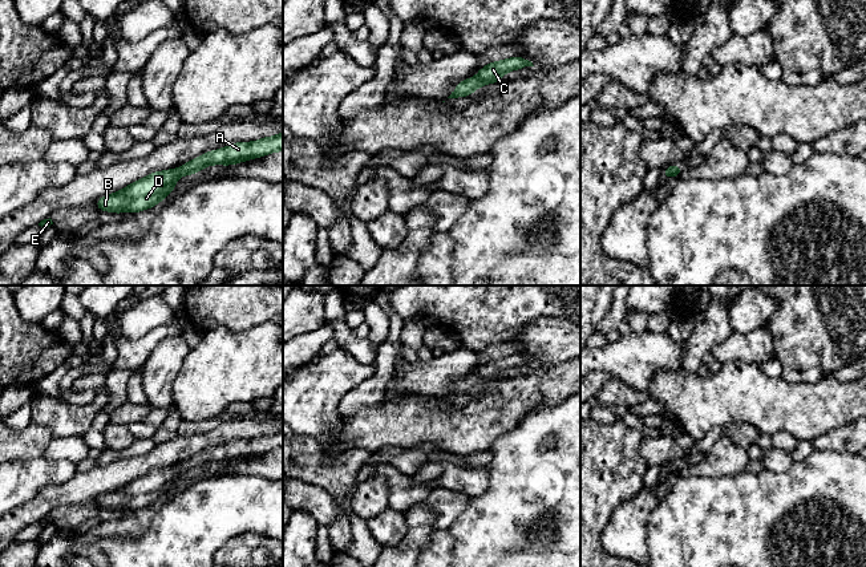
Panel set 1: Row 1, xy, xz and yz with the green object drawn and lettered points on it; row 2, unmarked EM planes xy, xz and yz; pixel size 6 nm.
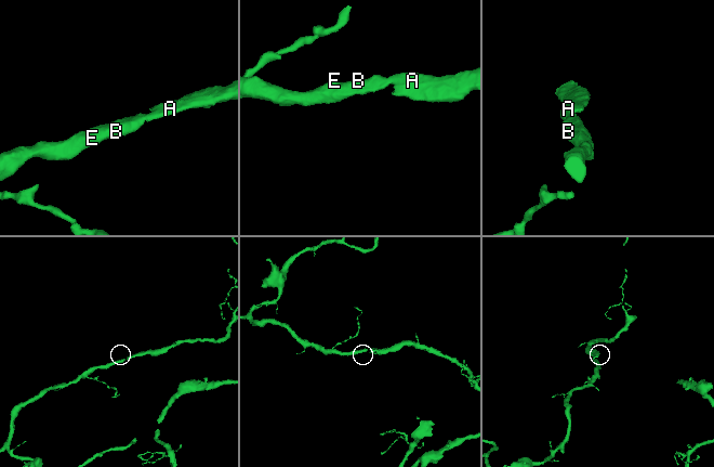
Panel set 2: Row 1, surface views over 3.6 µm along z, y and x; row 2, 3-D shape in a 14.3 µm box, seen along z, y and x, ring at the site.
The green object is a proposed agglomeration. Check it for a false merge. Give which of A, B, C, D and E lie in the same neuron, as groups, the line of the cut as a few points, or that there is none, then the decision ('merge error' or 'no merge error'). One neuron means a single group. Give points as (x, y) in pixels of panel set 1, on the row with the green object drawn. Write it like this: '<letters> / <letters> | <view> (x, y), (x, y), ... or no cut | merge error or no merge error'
A B C D E | no cut | no merge error

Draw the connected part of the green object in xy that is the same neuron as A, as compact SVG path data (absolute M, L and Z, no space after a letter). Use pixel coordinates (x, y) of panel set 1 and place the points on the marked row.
M283 131L274 137L264 137L252 142L236 142L218 150L207 151L178 169L151 173L117 193L101 197L94 204L101 212L122 214L124 211L129 211L135 214L146 208L153 208L157 203L166 199L182 175L194 175L211 165L230 166L275 151L283 151Z

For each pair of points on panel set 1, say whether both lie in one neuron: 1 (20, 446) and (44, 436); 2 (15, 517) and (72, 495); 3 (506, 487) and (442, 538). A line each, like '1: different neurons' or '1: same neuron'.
1: same neuron
2: same neuron
3: different neurons

